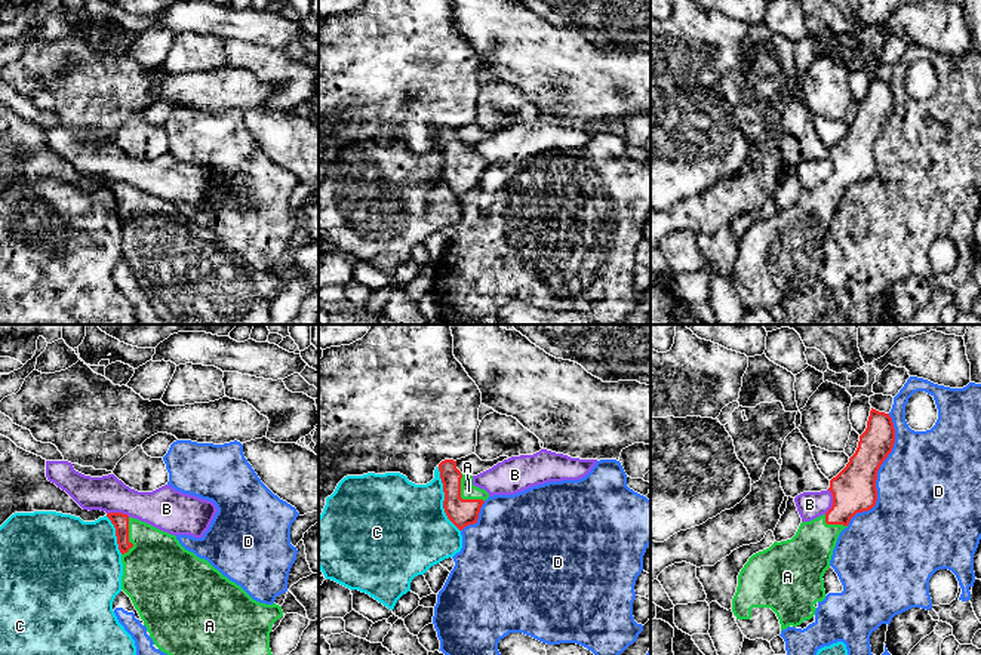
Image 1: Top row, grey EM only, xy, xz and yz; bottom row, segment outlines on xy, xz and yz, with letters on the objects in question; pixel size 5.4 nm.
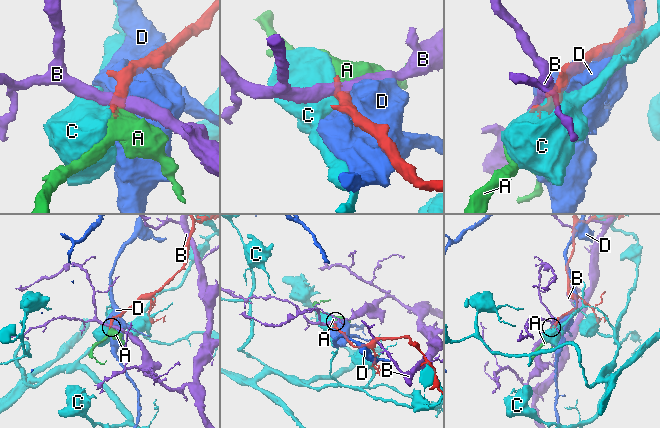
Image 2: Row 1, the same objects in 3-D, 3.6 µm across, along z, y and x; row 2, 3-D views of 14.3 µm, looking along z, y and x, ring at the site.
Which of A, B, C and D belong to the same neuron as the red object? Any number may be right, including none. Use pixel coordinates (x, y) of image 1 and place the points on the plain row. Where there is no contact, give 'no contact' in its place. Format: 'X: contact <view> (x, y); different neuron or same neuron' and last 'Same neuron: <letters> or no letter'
A: contact xz (460, 165); same neuron
B: contact yz (833, 169); different neuron
C: contact xz (445, 168); different neuron
D: contact yz (876, 143); different neuron
Same neuron: A

